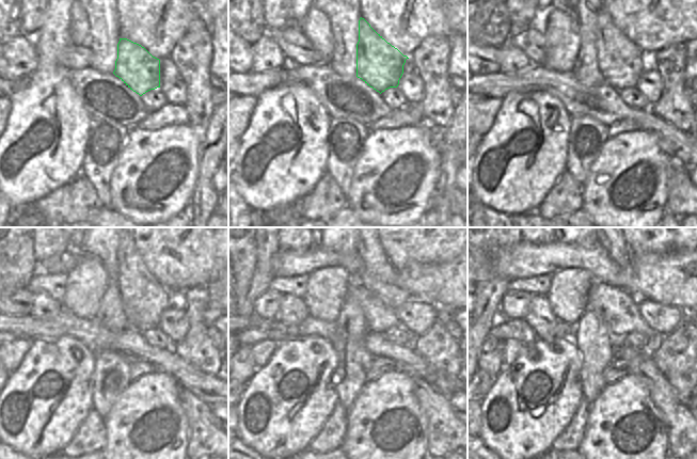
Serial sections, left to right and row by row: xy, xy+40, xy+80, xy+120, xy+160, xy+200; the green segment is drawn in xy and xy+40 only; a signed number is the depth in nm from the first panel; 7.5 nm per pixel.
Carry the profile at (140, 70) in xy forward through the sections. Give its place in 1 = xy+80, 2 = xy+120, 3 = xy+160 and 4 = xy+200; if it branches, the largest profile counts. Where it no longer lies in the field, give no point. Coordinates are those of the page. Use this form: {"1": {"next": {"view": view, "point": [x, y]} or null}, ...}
{"1": {"next": {"view": "xy+80", "point": [620, 61]}}, "2": {"next": {"view": "xy+120", "point": [143, 298]}}, "3": {"next": {"view": "xy+160", "point": [379, 275]}}, "4": {"next": {"view": "xy+200", "point": [617, 250]}}}

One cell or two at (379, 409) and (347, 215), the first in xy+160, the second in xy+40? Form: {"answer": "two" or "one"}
{"answer": "two"}

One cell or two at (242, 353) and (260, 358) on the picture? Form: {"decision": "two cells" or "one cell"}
{"decision": "two cells"}

